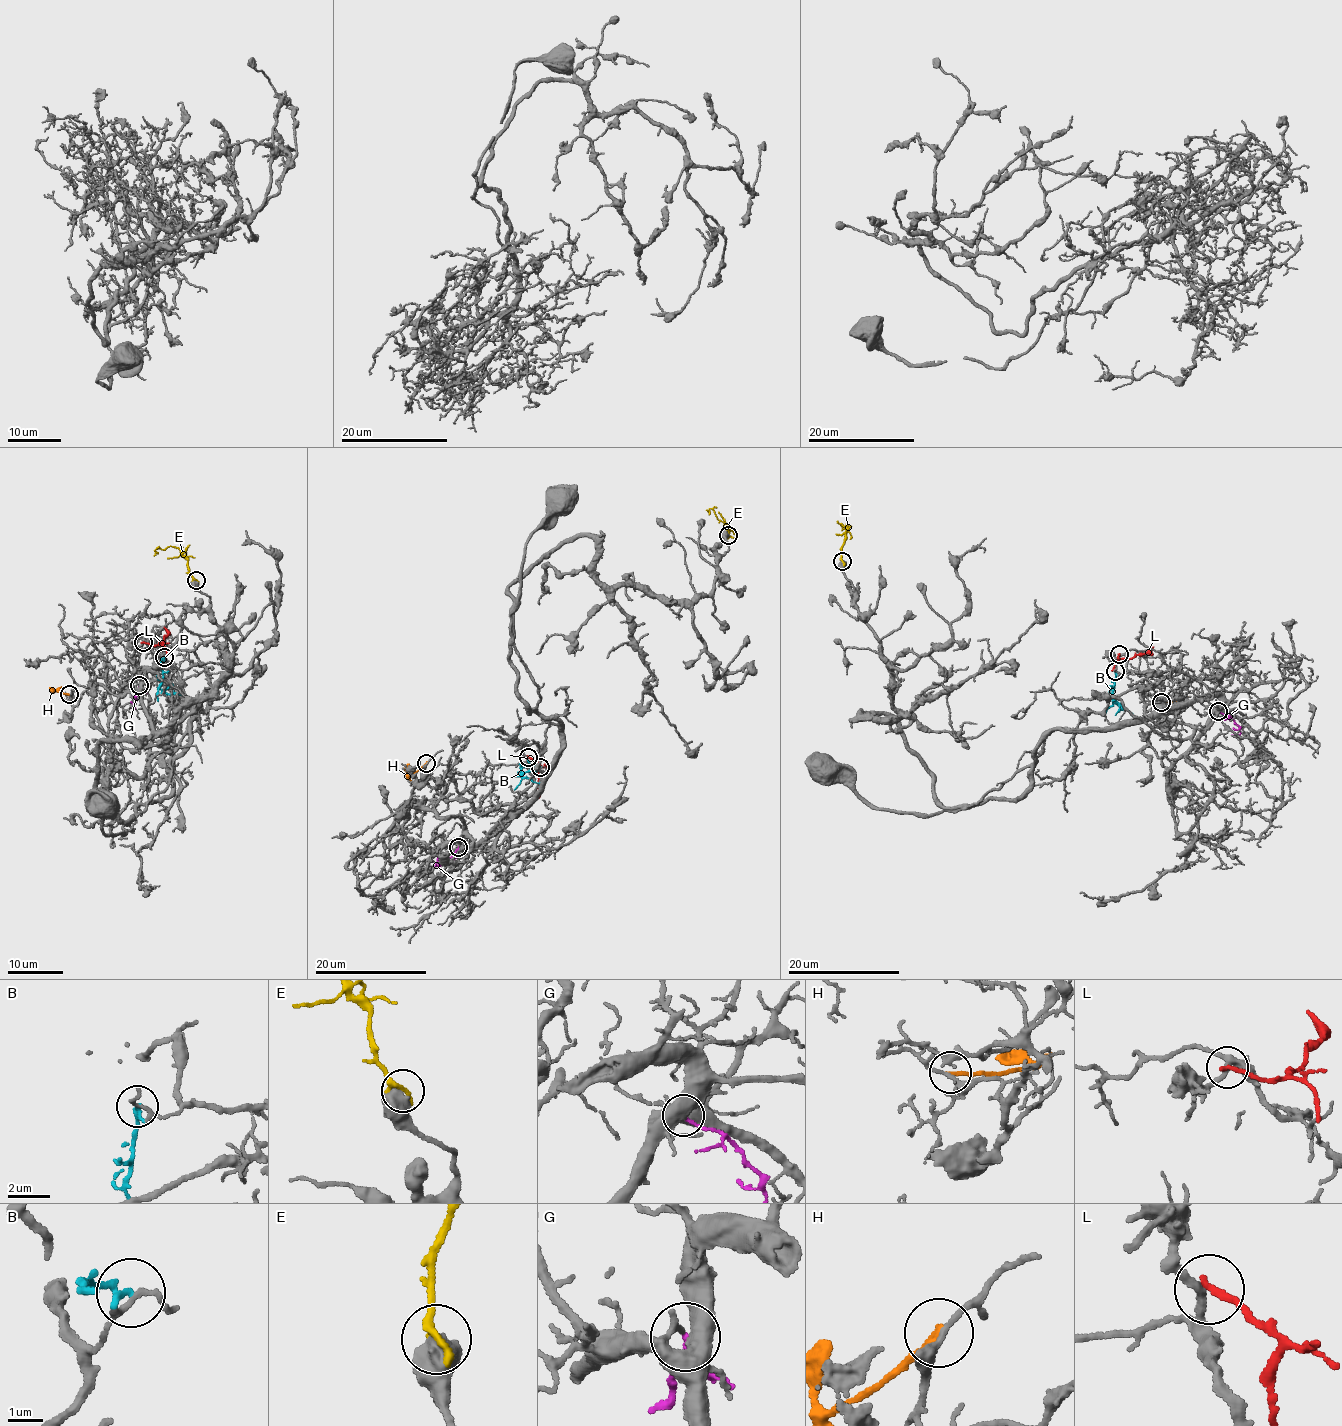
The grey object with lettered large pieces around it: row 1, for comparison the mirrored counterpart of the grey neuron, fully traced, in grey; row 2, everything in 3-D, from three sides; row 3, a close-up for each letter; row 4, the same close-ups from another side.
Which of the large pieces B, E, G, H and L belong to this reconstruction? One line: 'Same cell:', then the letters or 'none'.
Same cell: G

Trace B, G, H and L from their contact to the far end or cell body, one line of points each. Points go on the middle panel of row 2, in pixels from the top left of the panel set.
B: (541, 766), (534, 764), (520, 771), (522, 776), (541, 784)
G: (459, 847), (439, 865), (435, 865), (437, 858)
H: (426, 762), (407, 775), (409, 764)
L: (528, 758), (536, 761), (539, 768), (539, 790), (536, 795)

